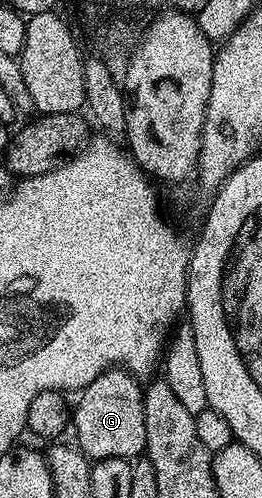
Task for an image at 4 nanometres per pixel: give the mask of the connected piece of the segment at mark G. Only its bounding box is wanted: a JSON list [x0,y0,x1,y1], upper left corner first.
[72,367,146,461]

